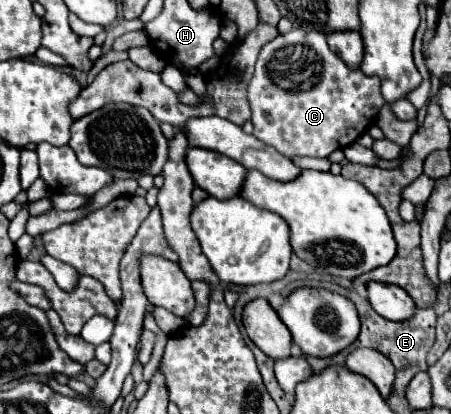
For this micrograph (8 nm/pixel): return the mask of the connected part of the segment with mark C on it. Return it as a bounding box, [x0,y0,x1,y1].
[248,28,384,158]

